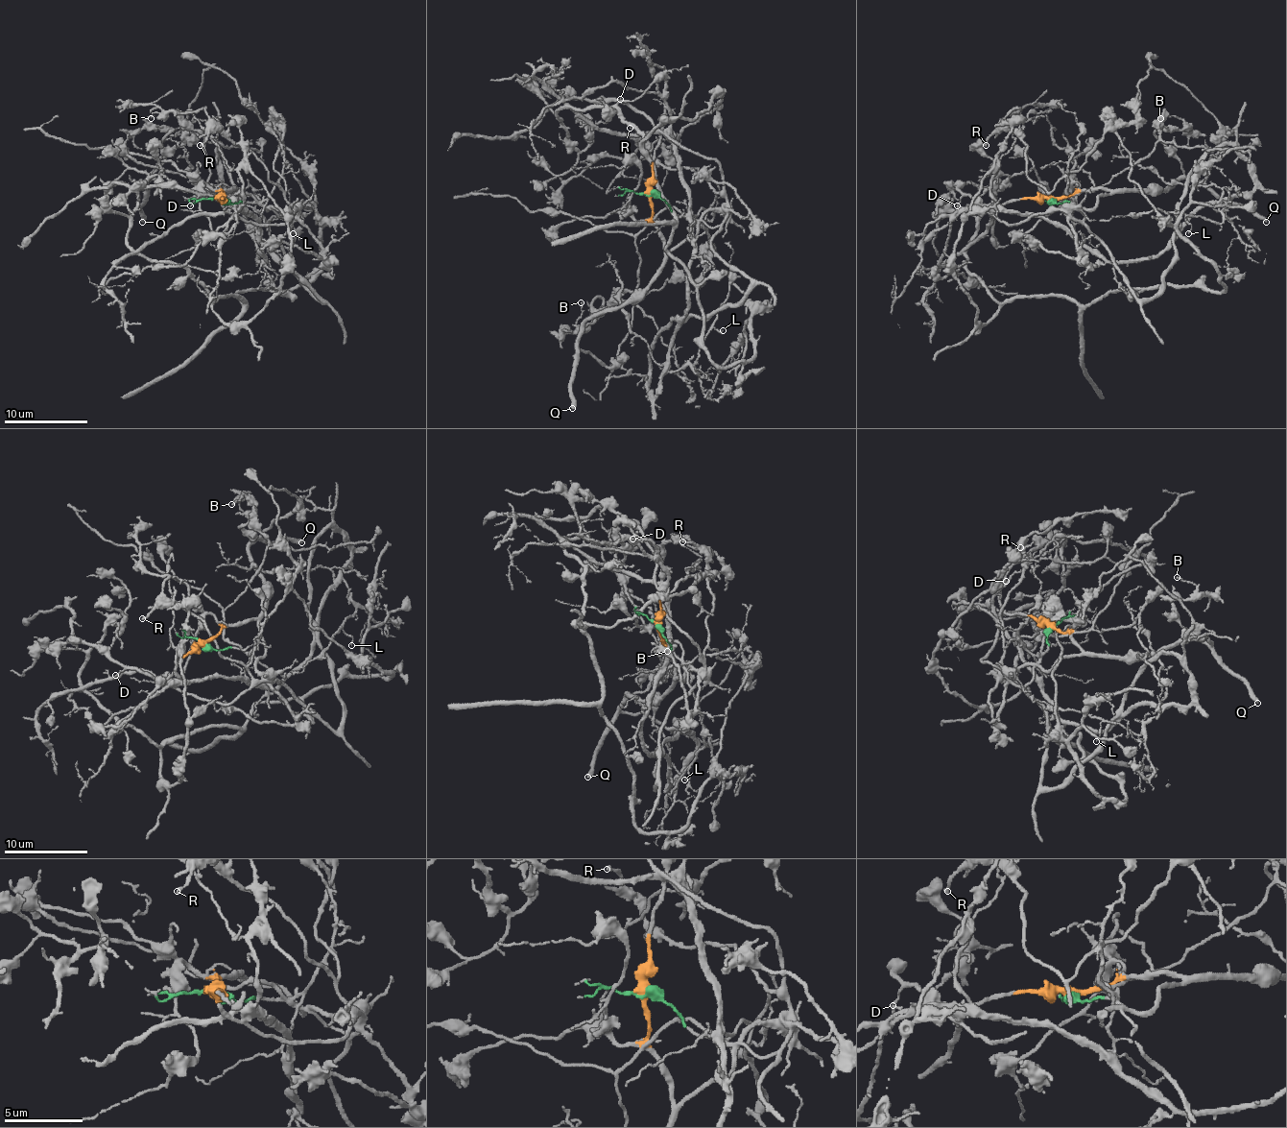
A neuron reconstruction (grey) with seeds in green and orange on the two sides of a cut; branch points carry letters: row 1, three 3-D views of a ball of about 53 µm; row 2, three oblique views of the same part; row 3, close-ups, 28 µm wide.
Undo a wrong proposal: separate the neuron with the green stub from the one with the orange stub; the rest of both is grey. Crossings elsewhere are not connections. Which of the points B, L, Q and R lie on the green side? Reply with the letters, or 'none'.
L, R

